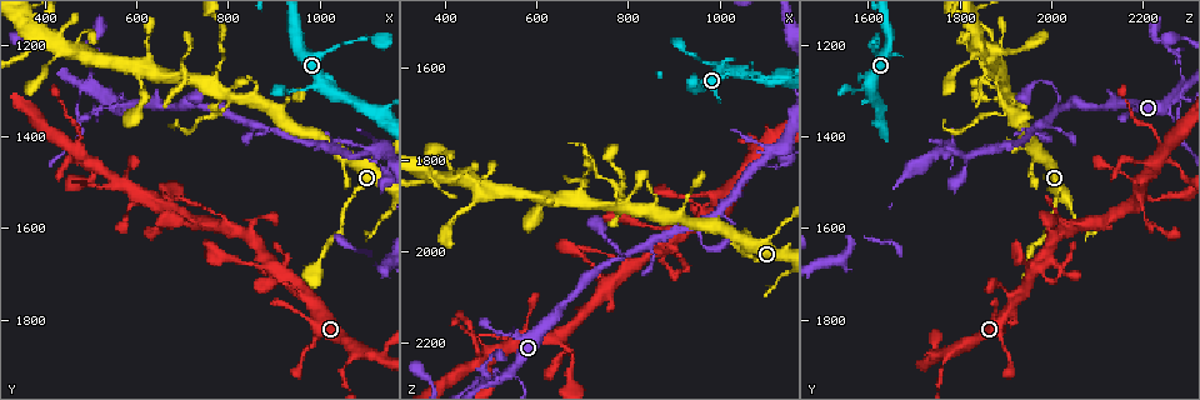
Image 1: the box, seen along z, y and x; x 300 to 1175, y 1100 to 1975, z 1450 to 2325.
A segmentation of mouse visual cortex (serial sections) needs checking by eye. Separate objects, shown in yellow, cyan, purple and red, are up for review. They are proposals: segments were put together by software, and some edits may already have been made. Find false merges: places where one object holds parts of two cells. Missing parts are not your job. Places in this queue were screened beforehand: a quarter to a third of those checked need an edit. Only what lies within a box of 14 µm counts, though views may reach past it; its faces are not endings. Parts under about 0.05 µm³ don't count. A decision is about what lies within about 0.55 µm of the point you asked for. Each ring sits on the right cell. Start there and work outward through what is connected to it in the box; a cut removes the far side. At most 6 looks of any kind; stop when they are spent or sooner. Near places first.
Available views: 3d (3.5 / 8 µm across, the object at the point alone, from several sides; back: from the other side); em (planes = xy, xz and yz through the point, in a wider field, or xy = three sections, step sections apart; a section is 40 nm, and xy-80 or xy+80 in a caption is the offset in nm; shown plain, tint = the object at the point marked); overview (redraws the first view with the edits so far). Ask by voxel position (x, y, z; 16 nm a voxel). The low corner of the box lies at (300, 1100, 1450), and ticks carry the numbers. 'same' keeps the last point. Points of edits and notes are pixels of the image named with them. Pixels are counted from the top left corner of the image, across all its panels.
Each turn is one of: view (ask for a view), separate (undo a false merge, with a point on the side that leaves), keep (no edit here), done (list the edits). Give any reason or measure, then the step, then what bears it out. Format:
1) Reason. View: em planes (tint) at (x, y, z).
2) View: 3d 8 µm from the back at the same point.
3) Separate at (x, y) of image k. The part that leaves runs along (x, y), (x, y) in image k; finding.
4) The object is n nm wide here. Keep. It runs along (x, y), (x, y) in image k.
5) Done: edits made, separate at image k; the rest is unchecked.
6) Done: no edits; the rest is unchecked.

Four-way junction. View: 3d 3.5 µm at (645, 1535, 2190).

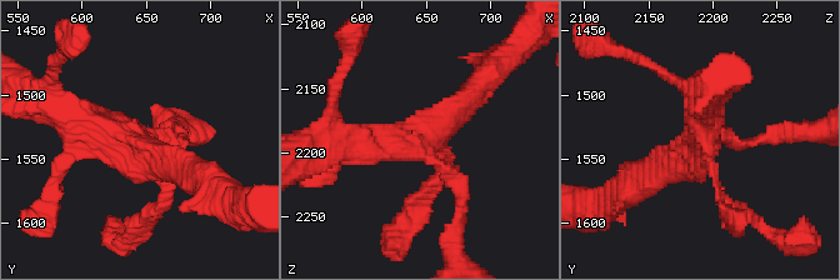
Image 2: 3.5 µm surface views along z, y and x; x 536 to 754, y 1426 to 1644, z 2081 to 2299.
4 arms meet here; the arms are 100, 150, 350, 450 nm wide; shape alone is not enough. View: em xy step 2 (tint) at (644, 1538, 2192).

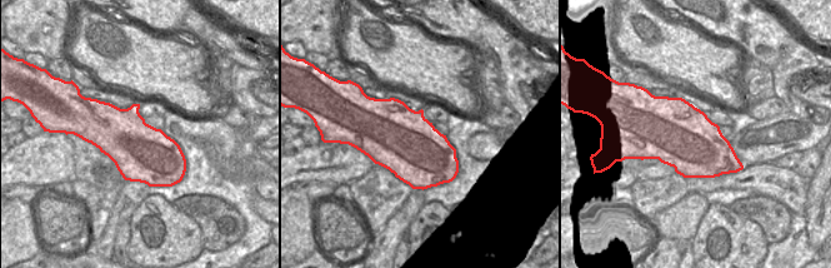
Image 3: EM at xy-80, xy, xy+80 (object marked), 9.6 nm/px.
View: em xy step 3 (tint) at the same point.

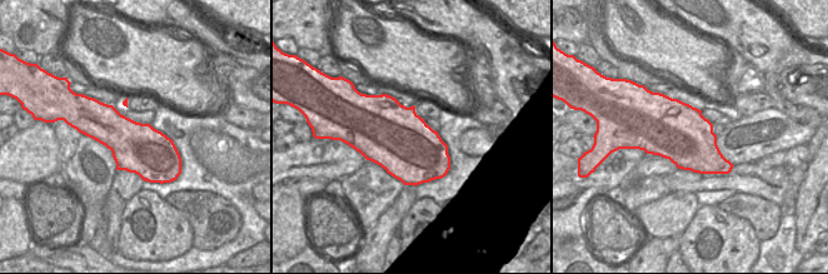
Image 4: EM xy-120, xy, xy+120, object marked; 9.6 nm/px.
Keep. It runs along (195, 176), (61, 110) in image 2; one cell here.

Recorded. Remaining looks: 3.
Arms part here. View: 3d 3.5 µm at (775, 1335, 2015).

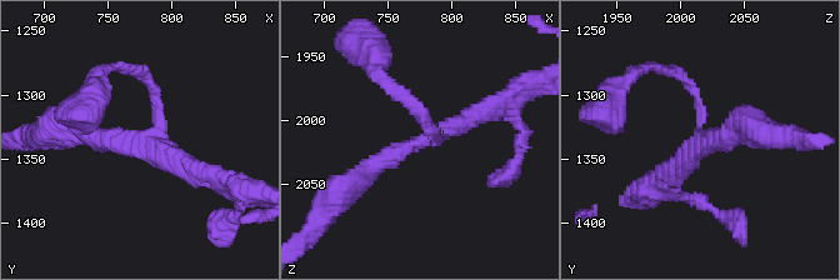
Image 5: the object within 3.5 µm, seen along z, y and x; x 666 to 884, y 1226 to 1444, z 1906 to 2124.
3 arms meet here; the arms are 100, 250, 250 nm wide; now the EM. View: em xy step 3 (tint) at (772, 1342, 2018).

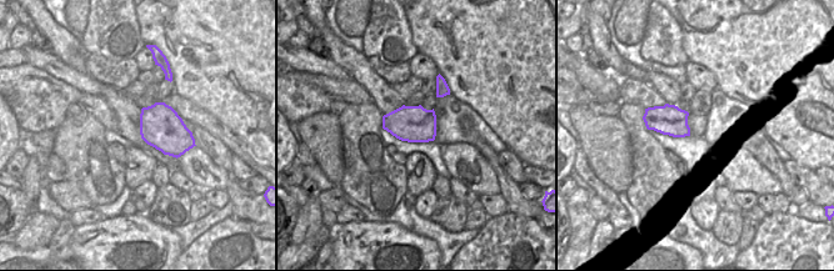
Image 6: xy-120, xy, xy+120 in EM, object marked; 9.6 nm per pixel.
Keep. It runs along (351, 189), (374, 164), (485, 113) in image 5; continuous, no second cell.

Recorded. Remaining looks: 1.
Done: no edits; the rest is unchecked.

